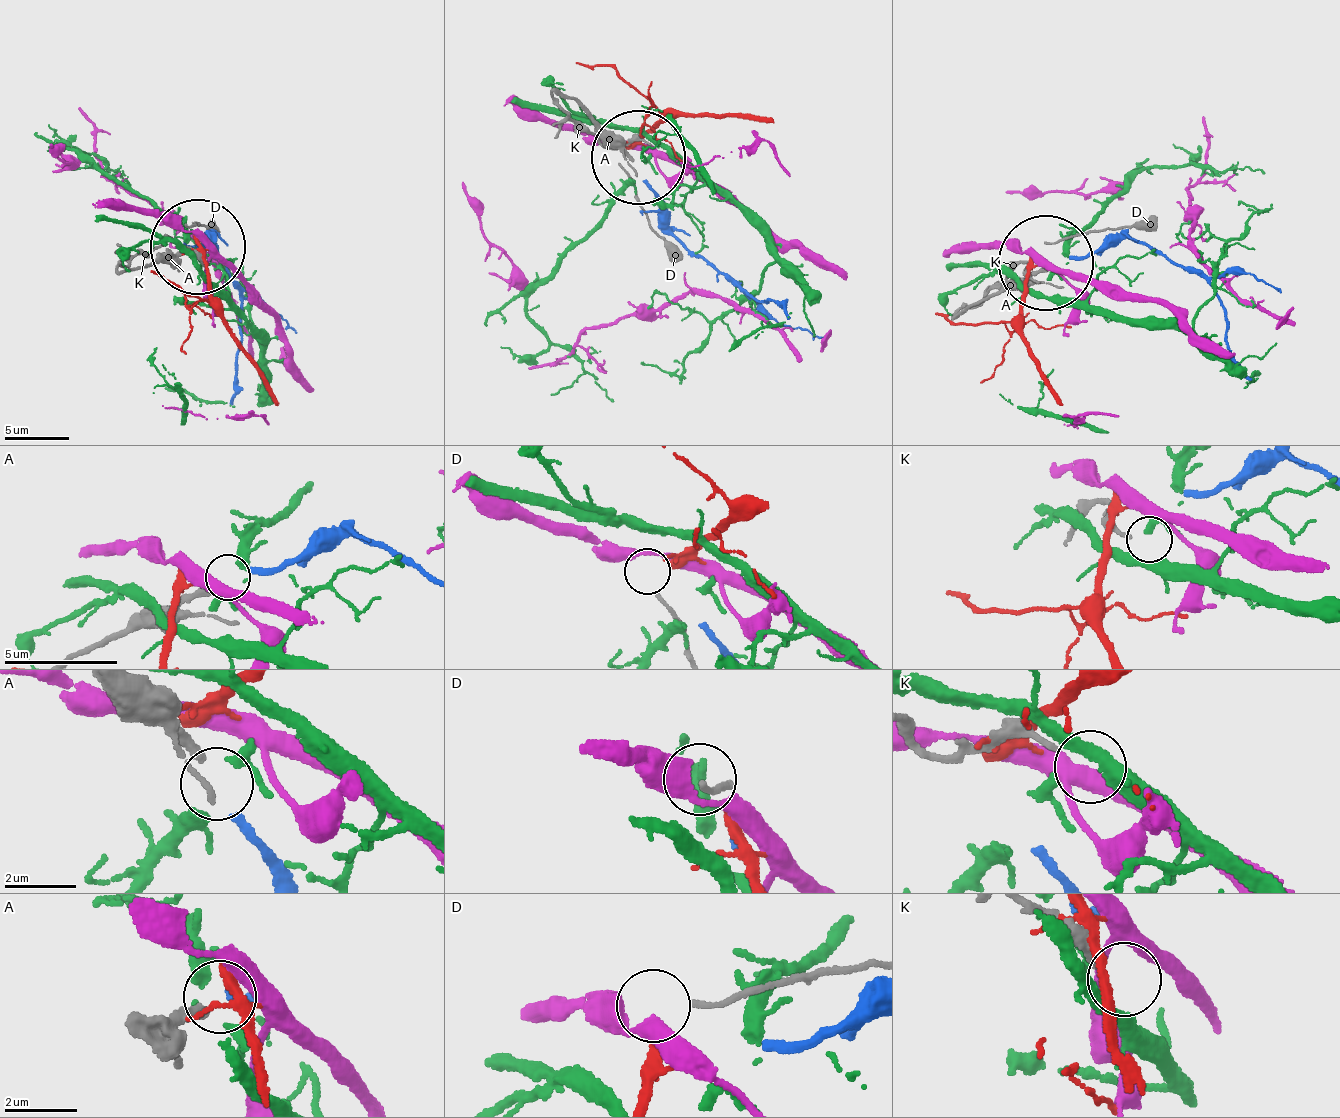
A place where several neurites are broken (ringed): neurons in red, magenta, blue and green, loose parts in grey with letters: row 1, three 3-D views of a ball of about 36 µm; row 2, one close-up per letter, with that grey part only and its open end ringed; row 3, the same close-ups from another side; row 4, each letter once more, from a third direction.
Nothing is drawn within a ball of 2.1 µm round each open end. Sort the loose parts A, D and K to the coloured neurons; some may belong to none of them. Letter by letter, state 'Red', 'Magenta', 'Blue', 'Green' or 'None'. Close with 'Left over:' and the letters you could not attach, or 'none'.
A: Blue
D: Magenta
K: None
Left over: K

